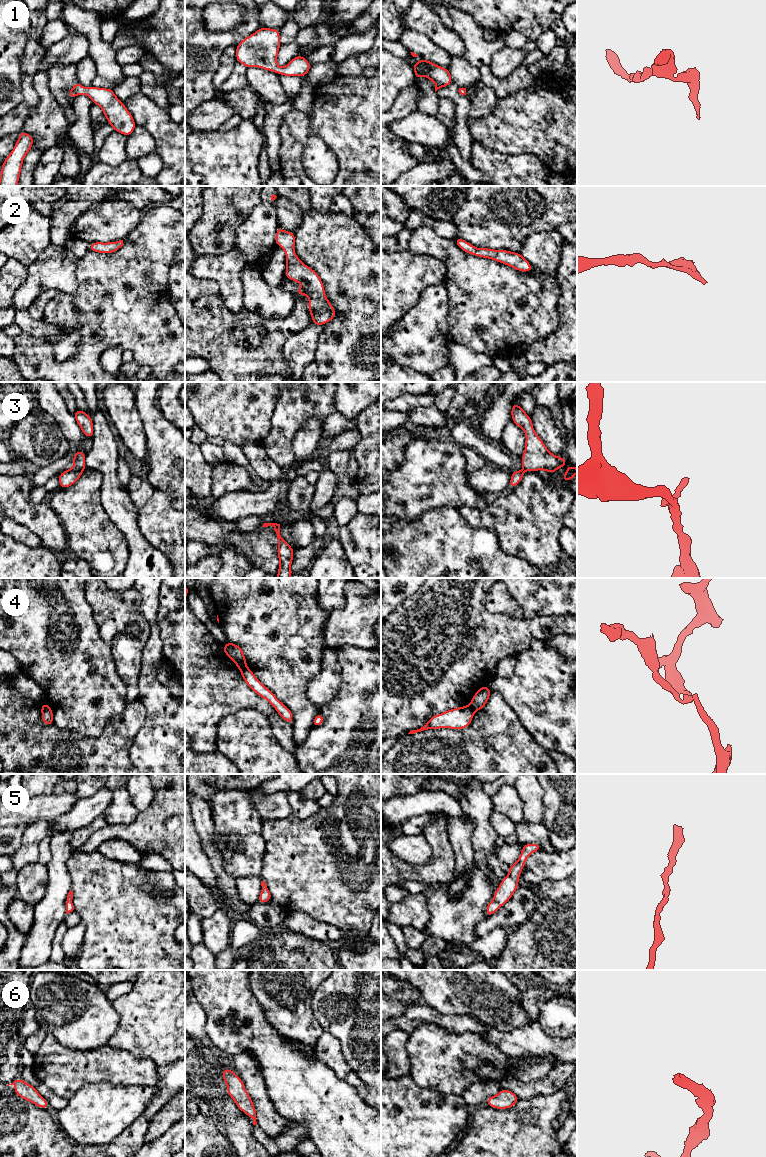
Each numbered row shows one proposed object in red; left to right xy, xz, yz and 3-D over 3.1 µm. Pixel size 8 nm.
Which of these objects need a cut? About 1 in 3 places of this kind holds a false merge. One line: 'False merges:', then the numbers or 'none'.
False merges: 3, 4

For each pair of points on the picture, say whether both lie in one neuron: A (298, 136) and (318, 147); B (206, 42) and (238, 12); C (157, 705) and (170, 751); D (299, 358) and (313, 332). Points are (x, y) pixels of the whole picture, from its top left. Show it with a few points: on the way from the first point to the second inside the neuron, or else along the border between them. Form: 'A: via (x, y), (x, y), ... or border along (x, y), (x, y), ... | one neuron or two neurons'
A: border along (318, 135), (309, 137), (302, 150), (301, 163) | two neurons
B: border along (202, 13), (211, 31), (239, 24) | two neurons
C: via (166, 716), (168, 720), (168, 740) | one neuron
D: via (299, 352), (299, 349), (308, 338) | one neuron

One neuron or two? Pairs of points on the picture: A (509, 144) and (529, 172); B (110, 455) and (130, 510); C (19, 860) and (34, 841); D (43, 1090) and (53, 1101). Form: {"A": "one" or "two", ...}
{"A": "two", "B": "one", "C": "one", "D": "one"}

